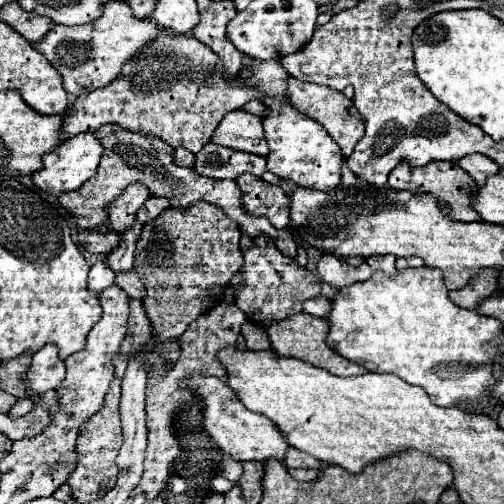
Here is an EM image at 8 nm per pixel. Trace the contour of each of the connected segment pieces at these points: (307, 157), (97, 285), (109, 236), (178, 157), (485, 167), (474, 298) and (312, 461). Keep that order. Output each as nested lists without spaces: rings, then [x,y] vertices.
[[[282,58],[266,62],[254,60],[250,68],[244,66],[240,70],[240,78],[246,86],[262,94],[262,104],[266,106],[266,114],[262,116],[264,134],[270,148],[270,154],[266,156],[266,168],[278,178],[292,180],[298,186],[316,190],[328,190],[338,186],[344,156],[338,144],[326,134],[326,130],[318,122],[314,122],[310,116],[304,116],[302,112],[296,112],[294,106],[290,106],[286,90],[286,78],[290,78],[290,74],[282,66]]]
[[[98,260],[92,268],[90,268],[90,276],[88,276],[88,282],[90,282],[90,290],[100,294],[104,288],[112,286],[114,284],[114,272],[110,270],[110,266],[106,266],[106,262]]]
[[[82,230],[78,232],[78,242],[90,252],[90,254],[110,254],[110,250],[118,244],[120,234],[116,232],[98,232],[98,230]]]
[[[176,148],[174,150],[174,162],[178,162],[178,166],[192,168],[194,166],[194,154],[188,152],[186,148]]]
[[[468,154],[466,158],[460,158],[456,164],[458,164],[462,170],[466,170],[466,172],[476,180],[478,186],[482,186],[488,176],[500,172],[500,166],[498,166],[494,160],[486,158],[484,154]]]
[[[480,270],[462,290],[448,292],[448,298],[460,308],[474,310],[478,302],[494,294],[496,288],[498,288],[498,274],[494,270]]]
[[[288,448],[286,456],[284,456],[284,464],[288,468],[316,468],[316,466],[320,468],[322,466],[316,458],[308,456],[308,454],[304,454],[304,452],[296,450],[296,448]]]

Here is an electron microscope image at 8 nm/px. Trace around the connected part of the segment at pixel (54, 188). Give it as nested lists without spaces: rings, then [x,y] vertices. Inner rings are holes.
[[[92,132],[86,134],[78,134],[74,138],[68,138],[66,142],[62,142],[56,150],[52,150],[50,154],[42,156],[42,170],[38,170],[32,180],[34,184],[44,190],[50,196],[62,194],[62,192],[70,192],[70,190],[78,190],[82,186],[82,182],[86,182],[98,168],[98,162],[102,158],[102,144],[98,142],[98,138]]]

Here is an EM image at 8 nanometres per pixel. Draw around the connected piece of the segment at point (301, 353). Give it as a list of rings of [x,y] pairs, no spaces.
[[[294,314],[290,318],[284,320],[270,320],[264,324],[264,330],[268,334],[270,346],[282,354],[282,356],[290,356],[290,358],[298,358],[302,362],[308,362],[312,366],[324,368],[334,376],[360,376],[366,374],[366,368],[362,368],[360,364],[354,364],[346,358],[342,358],[340,354],[336,354],[328,344],[326,344],[326,336],[328,336],[328,322],[324,318],[312,316],[312,314]]]

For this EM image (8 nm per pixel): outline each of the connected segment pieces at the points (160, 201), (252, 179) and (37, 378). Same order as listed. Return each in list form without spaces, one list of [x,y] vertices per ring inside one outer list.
[[[148,198],[144,204],[142,204],[142,210],[138,210],[138,222],[140,224],[146,224],[150,220],[154,220],[162,210],[166,210],[170,206],[170,200],[168,198]]]
[[[254,174],[238,176],[236,184],[242,192],[242,208],[246,208],[248,214],[268,218],[274,228],[288,226],[290,222],[288,196],[280,186],[268,184]]]
[[[48,344],[32,356],[30,370],[26,372],[26,388],[30,394],[44,394],[46,390],[54,390],[64,376],[64,362],[58,358],[58,350]]]

